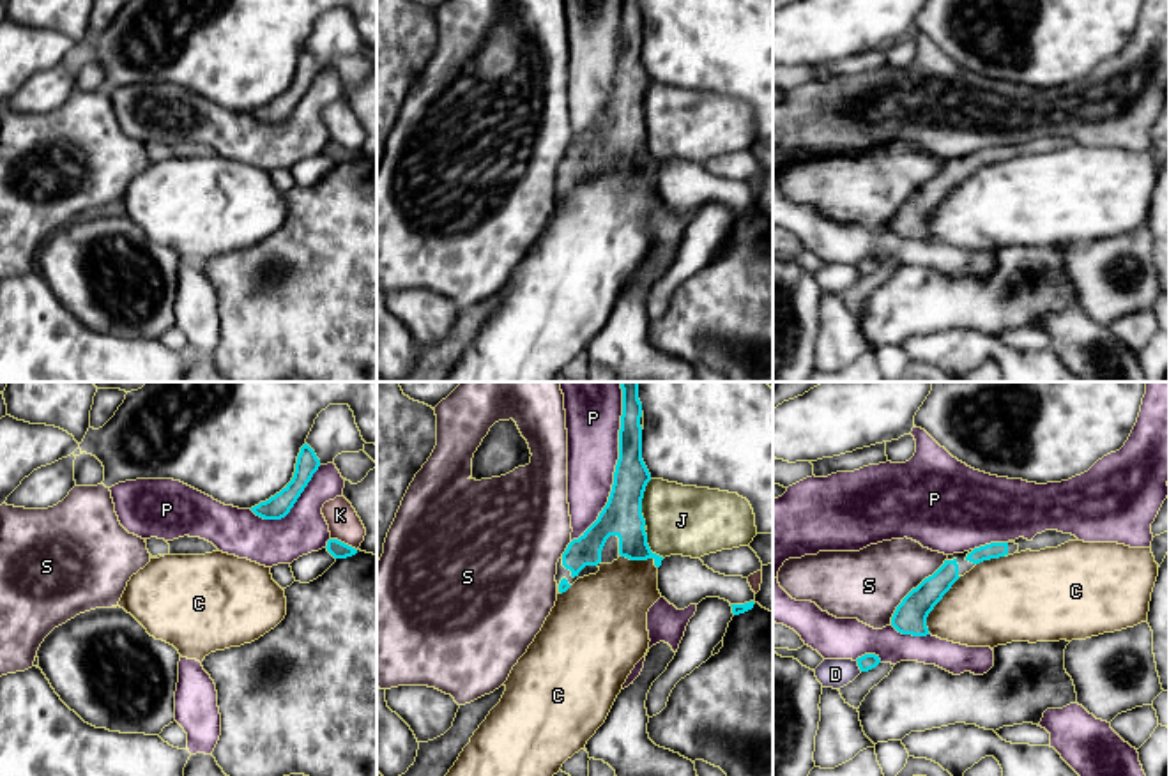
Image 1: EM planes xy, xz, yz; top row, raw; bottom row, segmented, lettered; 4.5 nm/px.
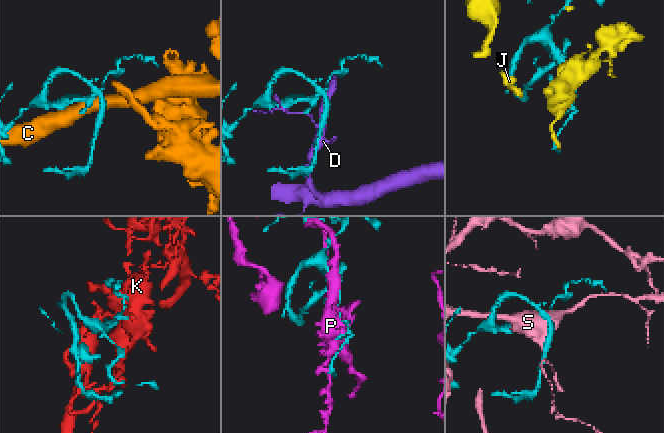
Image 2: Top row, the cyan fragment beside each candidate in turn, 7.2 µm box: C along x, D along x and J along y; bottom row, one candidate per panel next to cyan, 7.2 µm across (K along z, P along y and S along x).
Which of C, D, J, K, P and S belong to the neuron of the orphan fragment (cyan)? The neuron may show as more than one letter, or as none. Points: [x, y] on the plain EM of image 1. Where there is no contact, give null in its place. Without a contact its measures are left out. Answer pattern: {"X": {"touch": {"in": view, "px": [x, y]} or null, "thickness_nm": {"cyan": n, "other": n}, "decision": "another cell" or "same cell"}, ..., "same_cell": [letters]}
{"C": {"touch": {"in": "yz", "px": [936, 207]}, "thickness_nm": {"cyan": 150, "other": 360}, "decision": "another cell"}, "D": {"touch": {"in": "yz", "px": [858, 269]}, "thickness_nm": {"cyan": 70, "other": 130}, "decision": "another cell"}, "J": {"touch": {"in": "xz", "px": [642, 101]}, "thickness_nm": {"cyan": 180, "other": 320}, "decision": "another cell"}, "K": {"touch": {"in": "xy", "px": [343, 147]}, "thickness_nm": {"cyan": 80, "other": 150}, "decision": "another cell"}, "P": {"touch": {"in": "xz", "px": [616, 75]}, "thickness_nm": {"cyan": 180, "other": 240}, "decision": "another cell"}, "S": {"touch": {"in": "yz", "px": [911, 195]}, "thickness_nm": {"cyan": 150, "other": 320}, "decision": "another cell"}, "same_cell": []}

